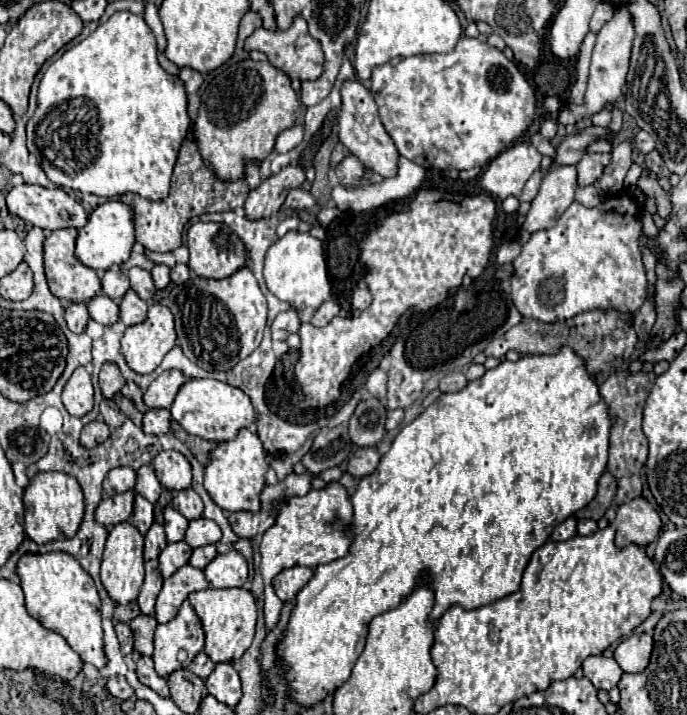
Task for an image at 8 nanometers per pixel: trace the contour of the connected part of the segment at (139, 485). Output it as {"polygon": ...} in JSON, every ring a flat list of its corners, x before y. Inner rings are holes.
{"polygon":[[150,464,140,466,140,470,136,472,134,492,142,494,146,500,150,500,154,504,158,500,158,496,160,496,160,490,162,490,162,486,160,486,156,474,154,474,154,468]]}

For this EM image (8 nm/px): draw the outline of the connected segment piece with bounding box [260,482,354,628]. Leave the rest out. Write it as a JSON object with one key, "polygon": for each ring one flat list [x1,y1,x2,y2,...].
{"polygon":[[328,482,320,490,310,490,306,496,294,496,286,498,280,504,280,510,276,514,274,526,270,526,260,542,262,552,262,564,260,572,264,578,264,616,266,616,266,628,272,628,278,622,280,616,280,600,276,600,276,594,272,590,272,578,278,574,278,570,290,568,290,566,310,566,316,568,318,564,334,562,348,554,350,548,350,522,352,522,352,506,350,496,346,488,338,482]]}

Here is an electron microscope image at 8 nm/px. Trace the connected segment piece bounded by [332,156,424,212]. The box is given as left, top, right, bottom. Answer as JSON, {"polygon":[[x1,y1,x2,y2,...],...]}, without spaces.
{"polygon":[[400,156,398,158,398,174,392,178,384,178,376,184,366,184,362,188,346,190,344,186,332,188,332,198,340,210,352,212,368,212,378,206,384,206,392,200,402,200,414,194,422,186,424,168,416,162]]}

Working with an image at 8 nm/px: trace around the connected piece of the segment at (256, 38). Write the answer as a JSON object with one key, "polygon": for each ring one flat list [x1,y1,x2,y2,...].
{"polygon":[[294,18,292,26,288,30,276,30,270,32,266,28,258,28,254,30,246,40,244,40,244,50,260,50,268,56,268,60,278,66,282,72,286,72,290,78,300,78,304,80,314,80,322,74,322,62,324,62,324,54,322,54,322,46,318,46,318,42,314,42,314,38,310,38,308,34,308,26,304,18]]}

